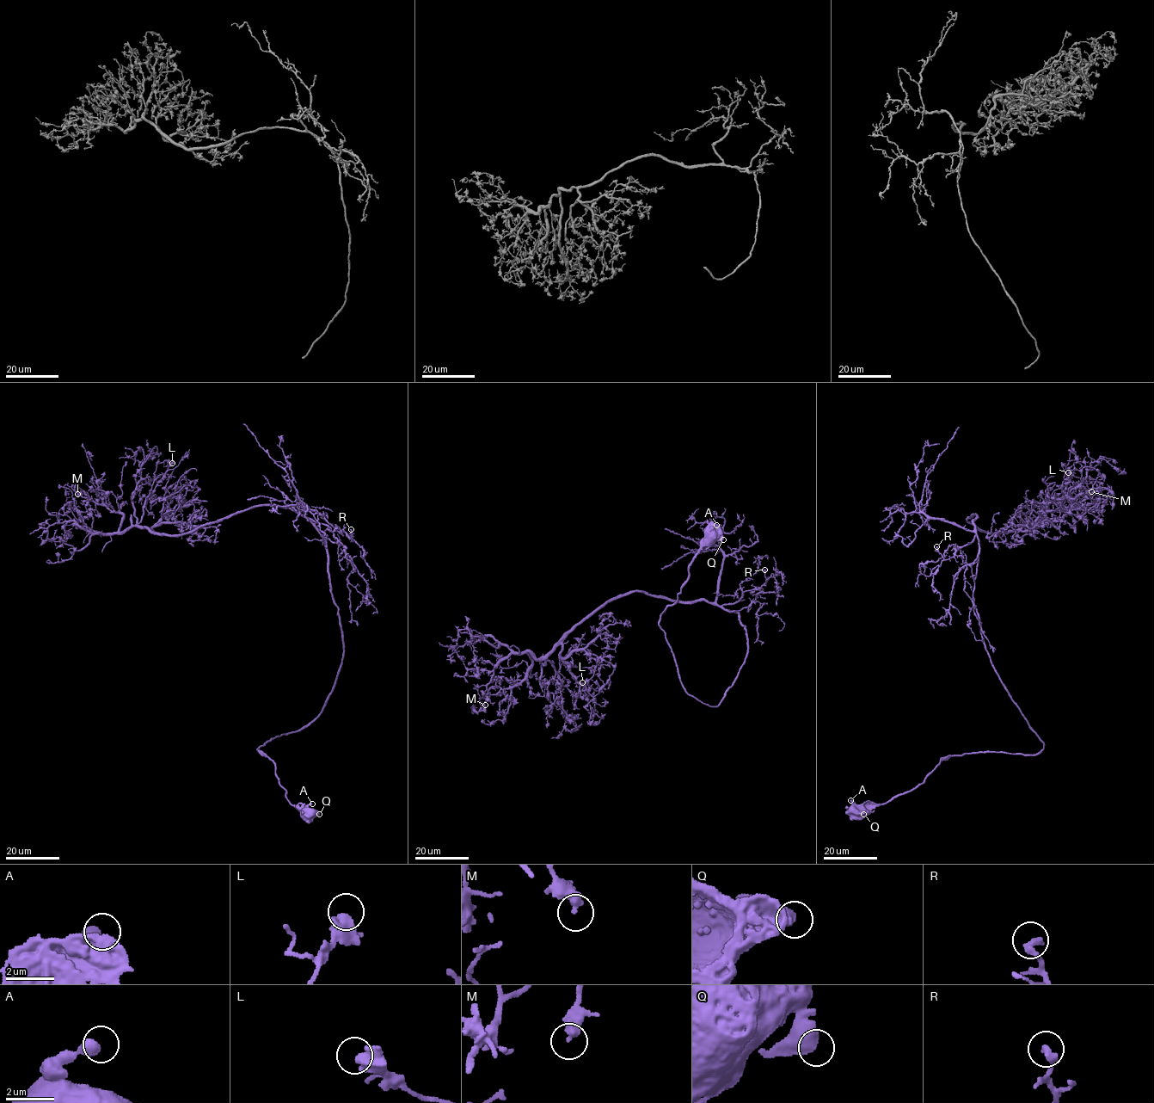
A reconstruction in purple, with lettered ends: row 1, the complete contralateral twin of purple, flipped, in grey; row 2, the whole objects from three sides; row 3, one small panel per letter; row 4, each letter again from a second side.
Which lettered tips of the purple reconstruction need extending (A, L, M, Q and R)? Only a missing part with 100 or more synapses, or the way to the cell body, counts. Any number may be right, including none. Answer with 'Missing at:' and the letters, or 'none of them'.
Missing at: none of them

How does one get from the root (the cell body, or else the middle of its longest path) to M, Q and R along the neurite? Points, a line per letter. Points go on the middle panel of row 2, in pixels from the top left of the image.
M: (710, 533), (659, 626), (717, 705), (746, 656), (738, 611), (636, 591), (485, 705)
Q: (710, 533), (712, 538), (723, 539)
R: (710, 533), (659, 624), (683, 687), (705, 704), (746, 656), (738, 611), (722, 606), (758, 588), (764, 569)

